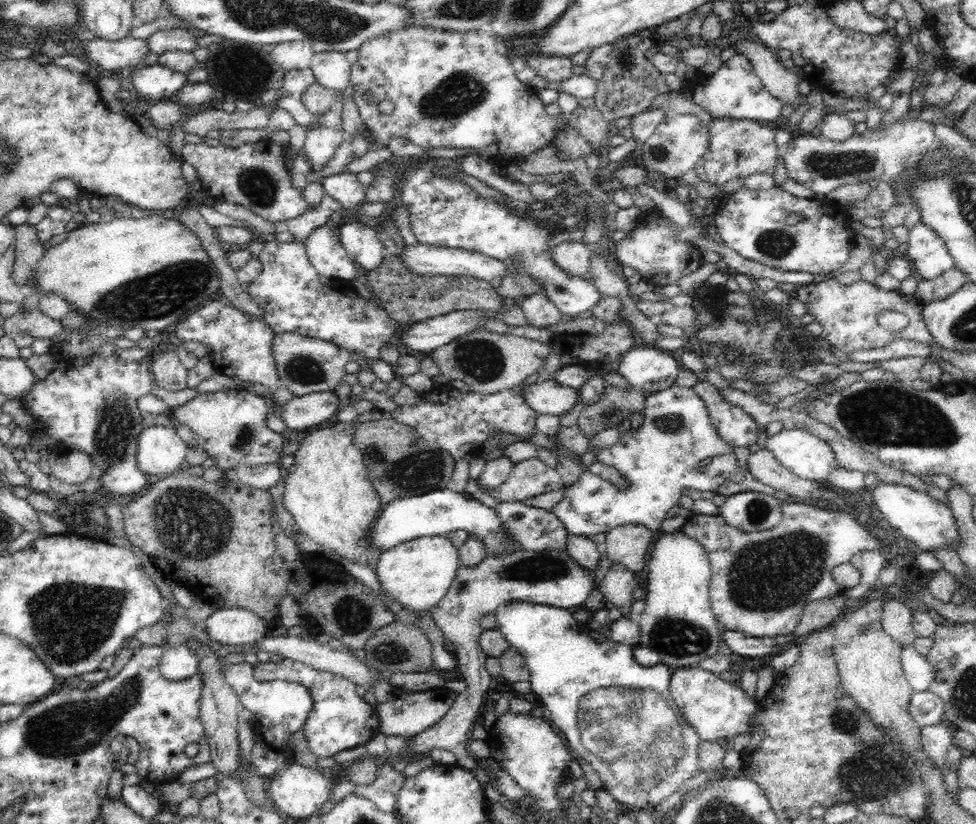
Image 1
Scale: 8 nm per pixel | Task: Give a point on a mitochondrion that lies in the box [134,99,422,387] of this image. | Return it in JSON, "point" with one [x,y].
{"point":[259,186]}

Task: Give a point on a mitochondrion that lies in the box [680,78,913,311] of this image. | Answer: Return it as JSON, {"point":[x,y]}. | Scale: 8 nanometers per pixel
{"point":[847,163]}

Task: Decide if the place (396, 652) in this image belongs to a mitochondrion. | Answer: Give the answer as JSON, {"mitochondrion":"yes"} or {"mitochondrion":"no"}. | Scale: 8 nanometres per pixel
{"mitochondrion":"yes"}

